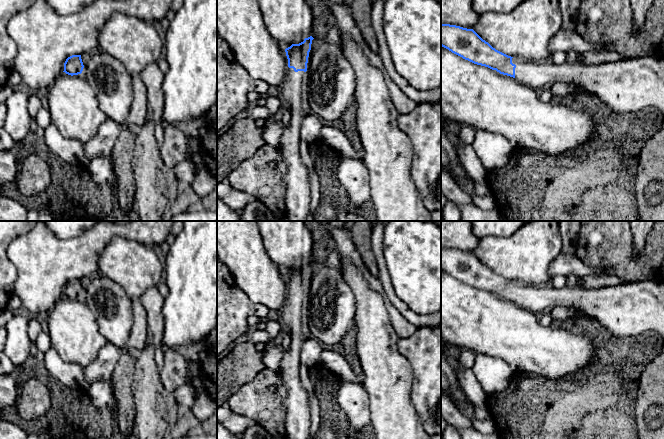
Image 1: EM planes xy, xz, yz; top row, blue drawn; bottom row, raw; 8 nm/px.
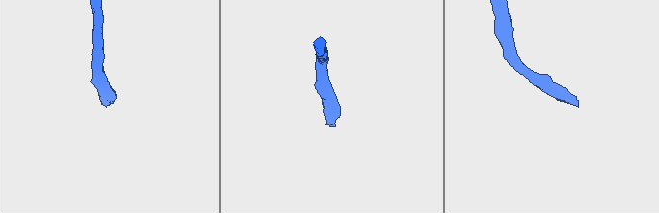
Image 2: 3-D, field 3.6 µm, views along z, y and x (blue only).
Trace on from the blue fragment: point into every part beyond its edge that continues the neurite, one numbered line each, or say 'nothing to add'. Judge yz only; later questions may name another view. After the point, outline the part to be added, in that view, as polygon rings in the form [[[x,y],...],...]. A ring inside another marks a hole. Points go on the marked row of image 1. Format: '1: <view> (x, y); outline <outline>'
1: yz (628, 85); outline [[[646,56],[599,65],[567,62],[556,65],[550,59],[534,62],[513,57],[512,63],[516,65],[515,79],[538,91],[555,82],[575,84],[580,90],[579,95],[594,99],[599,104],[619,113],[638,111],[646,107],[655,107],[664,113],[664,58]]]

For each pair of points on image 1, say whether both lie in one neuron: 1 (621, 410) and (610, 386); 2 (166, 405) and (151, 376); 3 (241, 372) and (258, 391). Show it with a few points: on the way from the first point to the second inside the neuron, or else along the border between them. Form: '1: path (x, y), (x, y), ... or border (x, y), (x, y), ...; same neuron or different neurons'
1: path (615, 404), (610, 399), (610, 392); same neuron
2: path (159, 398), (151, 390), (151, 383); same neuron
3: border (265, 367), (231, 396); different neurons

